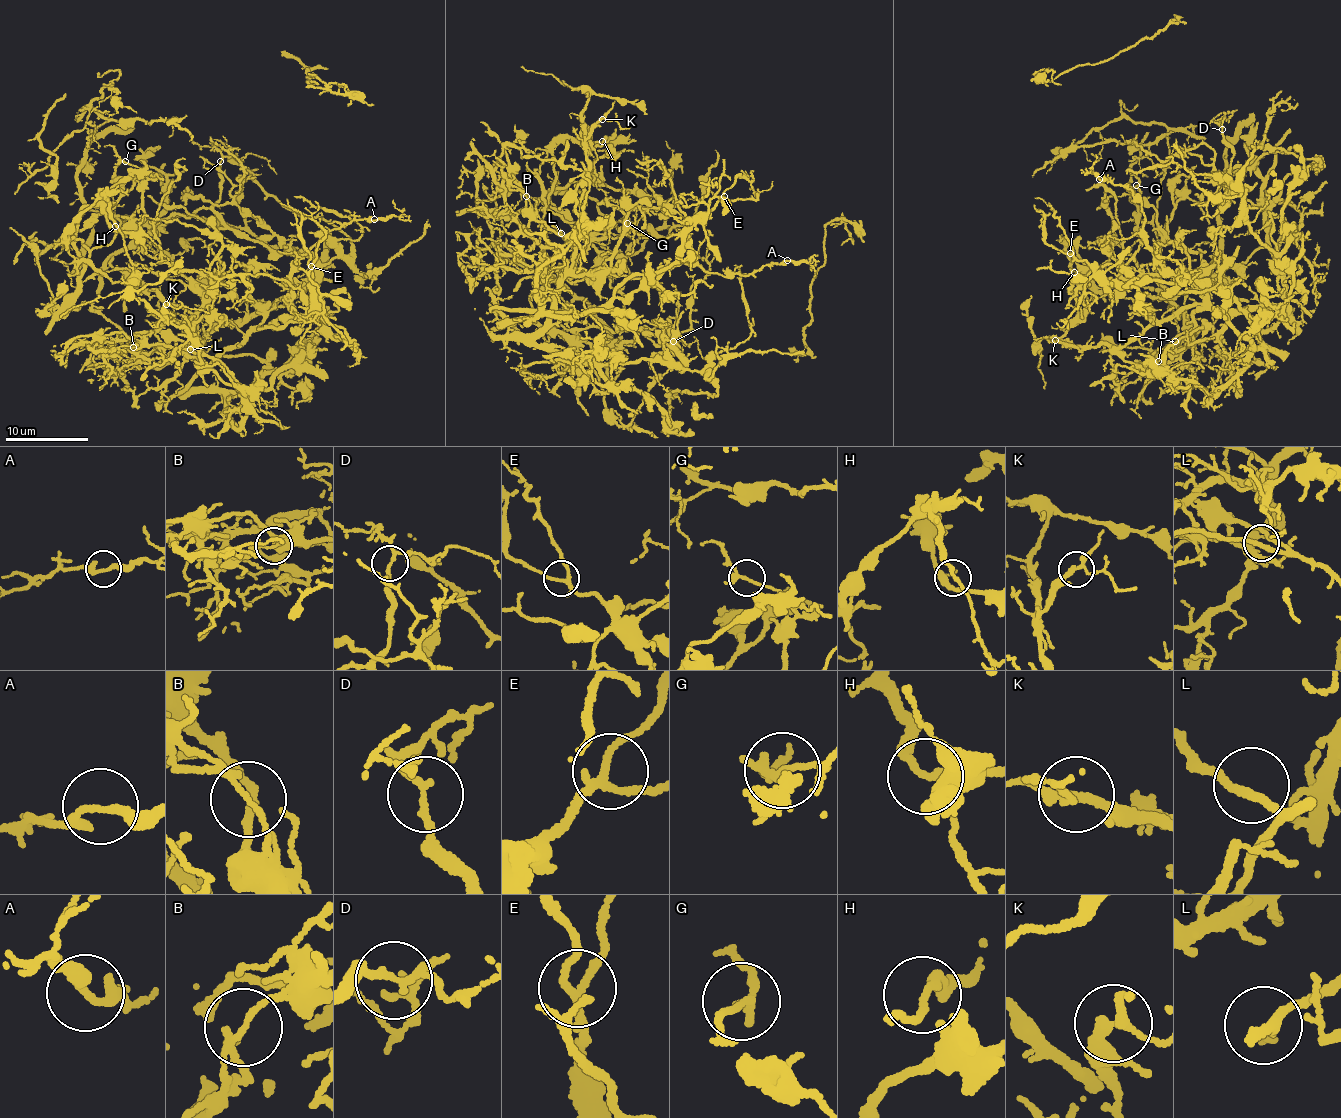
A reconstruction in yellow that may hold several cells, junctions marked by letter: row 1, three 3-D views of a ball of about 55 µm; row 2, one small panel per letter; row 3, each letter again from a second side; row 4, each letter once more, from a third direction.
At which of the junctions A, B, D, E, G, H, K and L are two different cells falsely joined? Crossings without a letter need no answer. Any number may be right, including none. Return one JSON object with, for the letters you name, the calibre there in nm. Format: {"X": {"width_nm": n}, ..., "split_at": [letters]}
{"B": {"width_nm": 100}, "H": {"width_nm": 180}, "split_at": ["B", "H"]}

